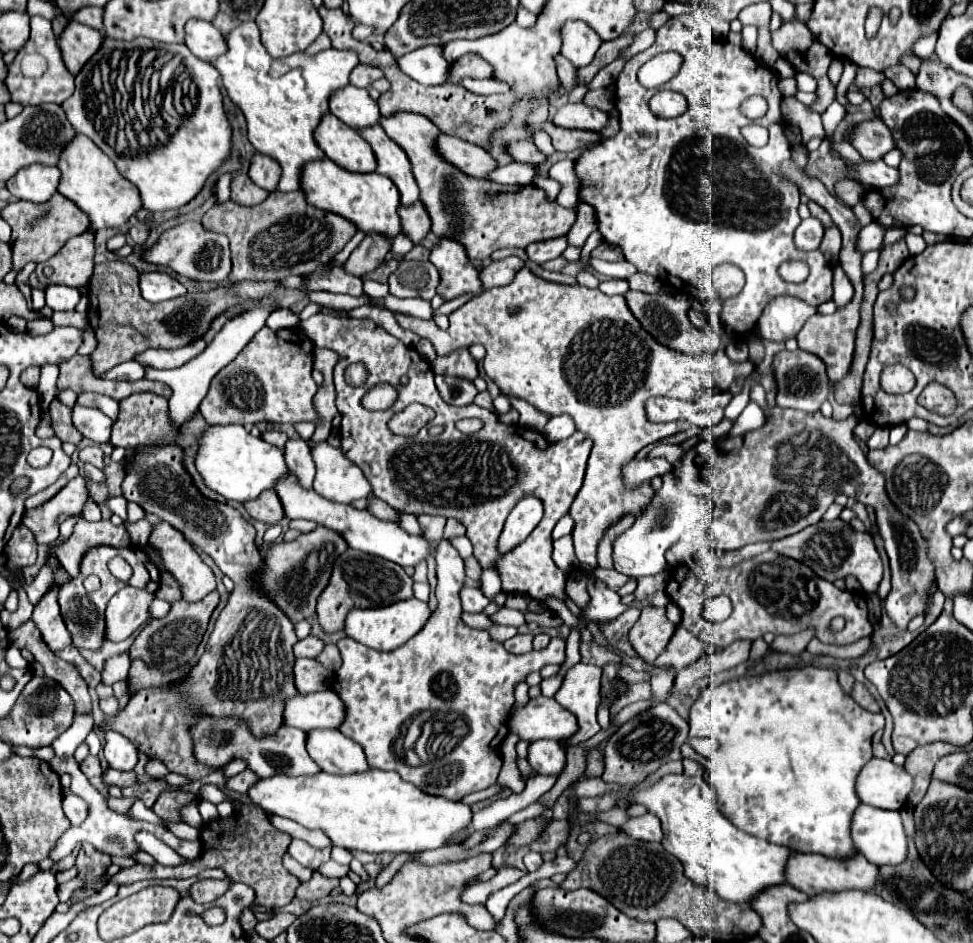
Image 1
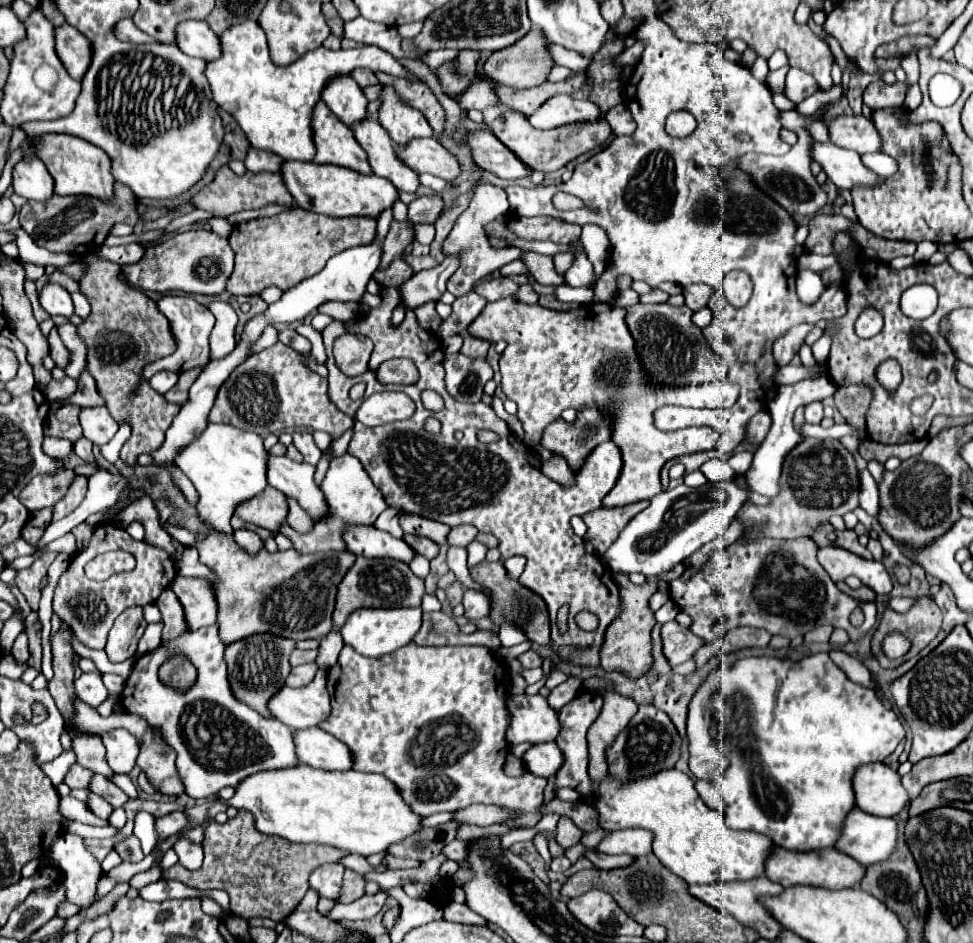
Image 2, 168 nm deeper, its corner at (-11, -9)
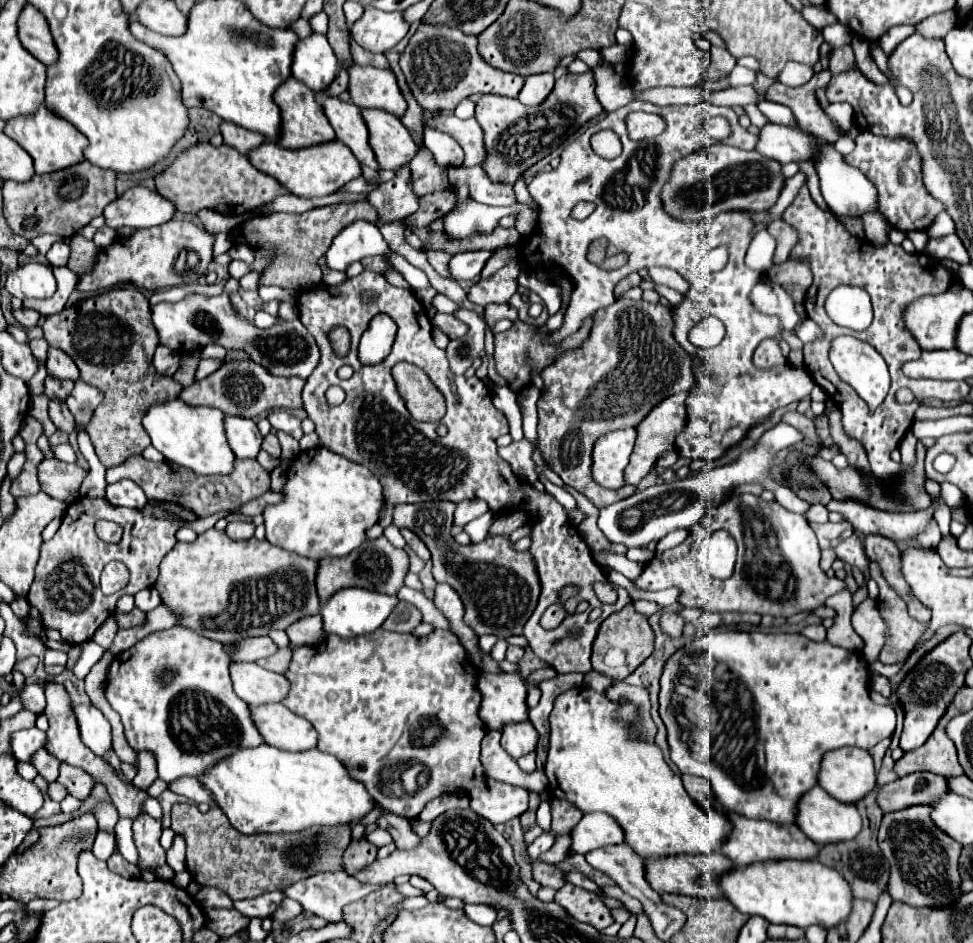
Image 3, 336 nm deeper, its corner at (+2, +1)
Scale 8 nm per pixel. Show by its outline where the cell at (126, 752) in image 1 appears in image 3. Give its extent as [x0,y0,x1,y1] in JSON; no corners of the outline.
[74,705,112,757]

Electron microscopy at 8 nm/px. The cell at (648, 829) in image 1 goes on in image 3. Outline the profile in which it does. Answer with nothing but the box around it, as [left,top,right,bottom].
[570,813,624,855]

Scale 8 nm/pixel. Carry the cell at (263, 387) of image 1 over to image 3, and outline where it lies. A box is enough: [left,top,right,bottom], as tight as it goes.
[180,361,304,417]

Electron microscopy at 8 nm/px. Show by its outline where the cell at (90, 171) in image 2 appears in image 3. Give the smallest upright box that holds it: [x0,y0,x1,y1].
[4,103,88,175]

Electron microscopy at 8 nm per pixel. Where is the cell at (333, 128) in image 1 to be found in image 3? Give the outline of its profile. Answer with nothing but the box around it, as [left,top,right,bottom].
[274,79,336,149]

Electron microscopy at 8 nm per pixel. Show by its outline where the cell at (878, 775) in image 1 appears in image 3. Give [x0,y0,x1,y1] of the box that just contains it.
[818,747,876,803]

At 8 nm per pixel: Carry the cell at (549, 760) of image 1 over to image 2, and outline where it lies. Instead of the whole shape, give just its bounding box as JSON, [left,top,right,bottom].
[523,743,563,779]

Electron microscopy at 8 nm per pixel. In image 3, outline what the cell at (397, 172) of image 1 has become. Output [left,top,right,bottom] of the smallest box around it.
[322,97,378,171]

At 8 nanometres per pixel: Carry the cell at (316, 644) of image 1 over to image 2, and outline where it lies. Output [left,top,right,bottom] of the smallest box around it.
[291,649,319,667]

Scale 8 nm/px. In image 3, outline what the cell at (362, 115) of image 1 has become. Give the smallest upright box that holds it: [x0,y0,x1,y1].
[292,33,338,93]

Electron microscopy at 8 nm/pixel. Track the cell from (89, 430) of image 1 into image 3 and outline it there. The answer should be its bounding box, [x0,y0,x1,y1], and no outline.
[66,379,104,425]

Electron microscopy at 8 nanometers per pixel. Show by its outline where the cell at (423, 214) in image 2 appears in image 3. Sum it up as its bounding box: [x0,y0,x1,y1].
[410,147,450,197]

